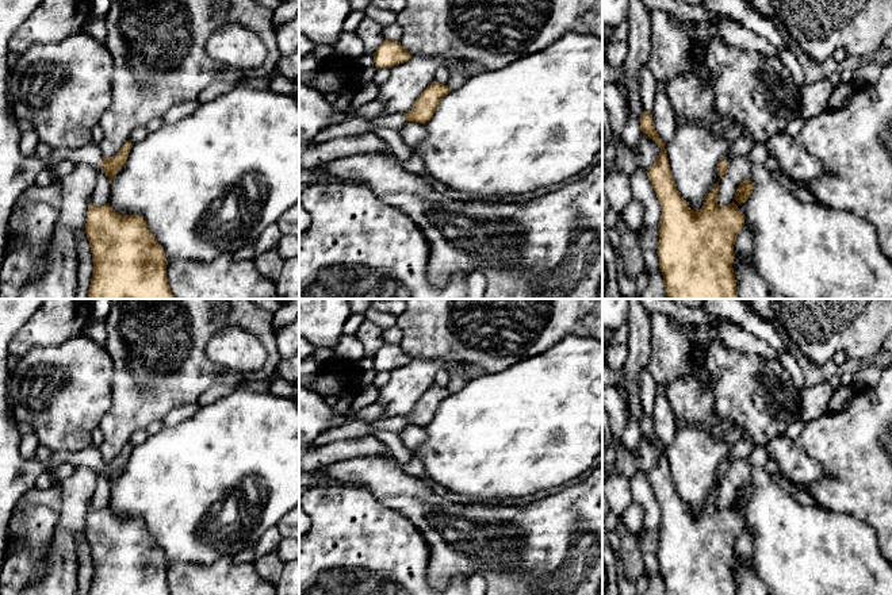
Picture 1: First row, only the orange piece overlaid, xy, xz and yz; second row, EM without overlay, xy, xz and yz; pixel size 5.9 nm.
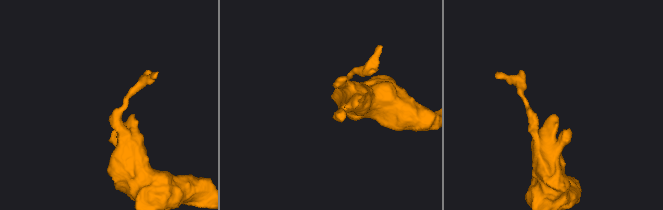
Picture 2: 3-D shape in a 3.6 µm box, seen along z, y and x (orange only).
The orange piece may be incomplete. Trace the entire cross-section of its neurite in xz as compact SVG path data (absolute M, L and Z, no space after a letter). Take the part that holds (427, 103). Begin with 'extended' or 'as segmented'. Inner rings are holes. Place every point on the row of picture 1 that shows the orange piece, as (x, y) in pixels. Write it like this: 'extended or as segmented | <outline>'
extended | M433 81L417 97L411 111L407 114L397 112L388 116L378 116L372 120L351 116L342 123L321 130L311 142L321 145L340 137L353 137L359 134L374 133L376 127L384 127L401 133L402 127L407 122L425 124L433 116L439 101L449 92L451 88L448 85Z

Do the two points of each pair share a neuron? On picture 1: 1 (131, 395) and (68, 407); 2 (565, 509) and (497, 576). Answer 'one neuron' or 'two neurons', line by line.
1: two neurons
2: one neuron

